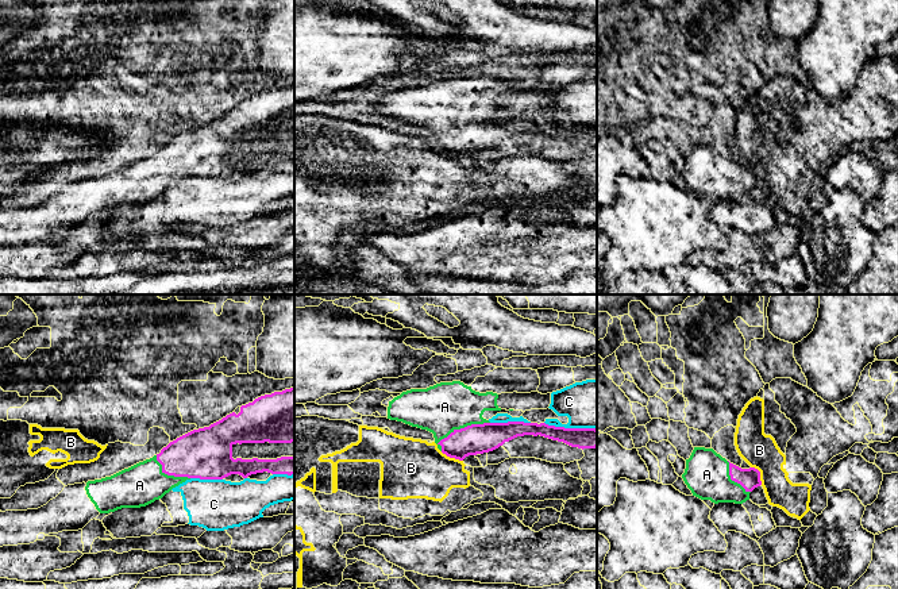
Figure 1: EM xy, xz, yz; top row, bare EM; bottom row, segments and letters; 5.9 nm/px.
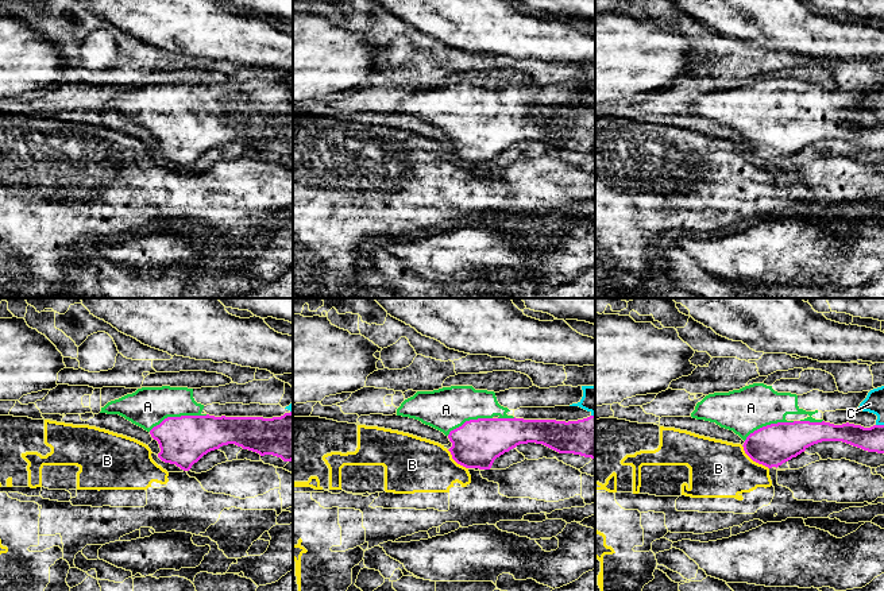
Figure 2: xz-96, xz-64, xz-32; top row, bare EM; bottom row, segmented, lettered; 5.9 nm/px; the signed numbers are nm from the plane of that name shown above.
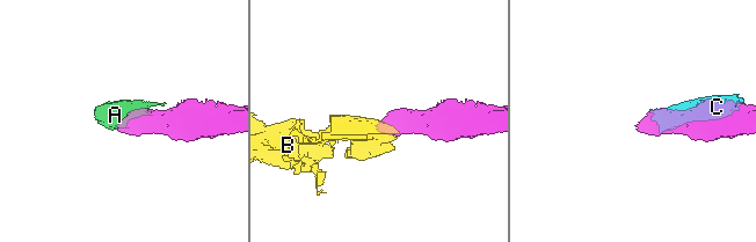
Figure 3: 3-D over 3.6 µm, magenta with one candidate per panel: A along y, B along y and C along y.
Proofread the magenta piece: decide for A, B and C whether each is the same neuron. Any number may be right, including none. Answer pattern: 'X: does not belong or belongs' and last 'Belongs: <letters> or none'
A: belongs
B: does not belong
C: does not belong
Belongs: A

